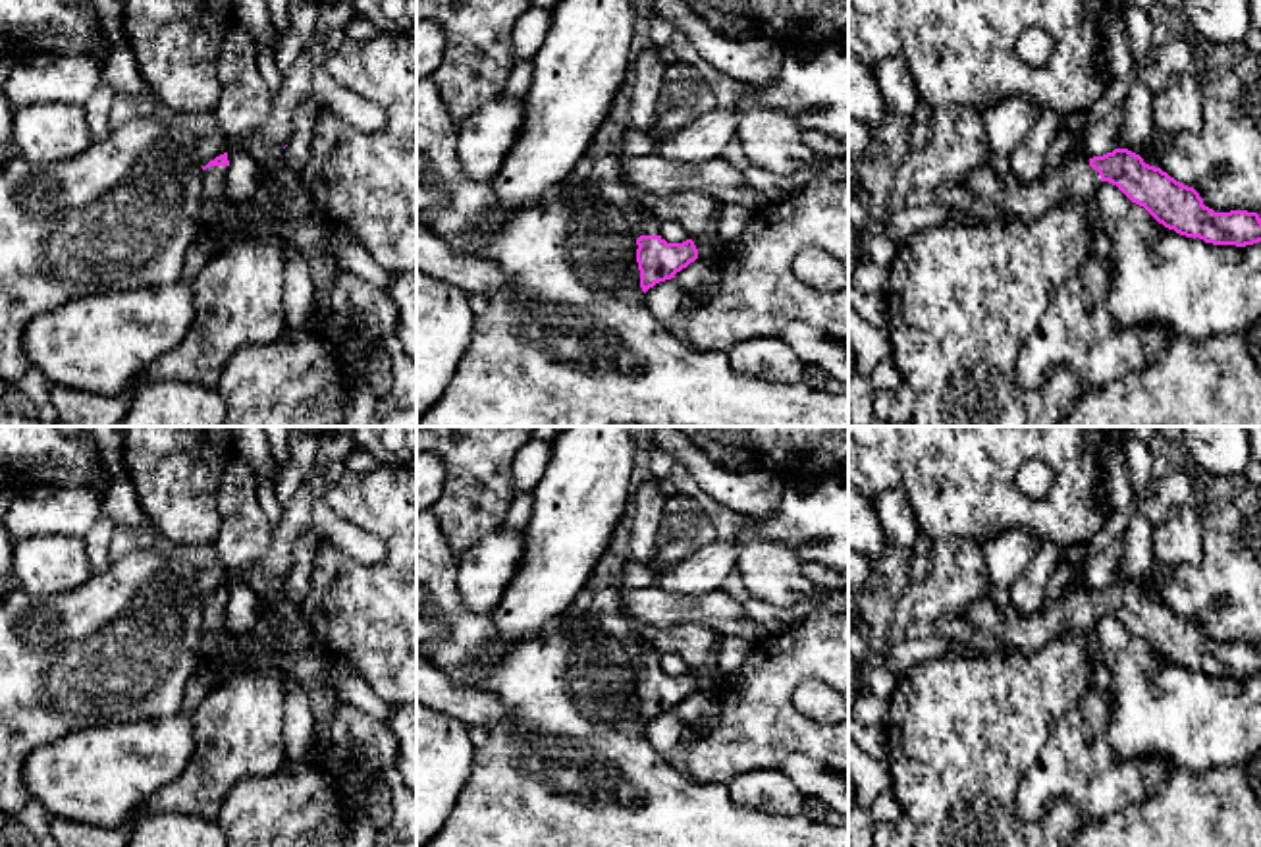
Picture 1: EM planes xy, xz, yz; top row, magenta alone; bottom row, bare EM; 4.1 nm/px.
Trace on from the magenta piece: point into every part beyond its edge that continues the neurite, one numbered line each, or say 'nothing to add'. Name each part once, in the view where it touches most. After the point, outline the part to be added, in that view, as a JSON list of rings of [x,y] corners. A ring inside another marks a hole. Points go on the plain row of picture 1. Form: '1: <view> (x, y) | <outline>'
1: xy (213, 610) | [[[210,598],[202,602],[202,625],[206,635],[216,635],[222,629],[228,598]]]

